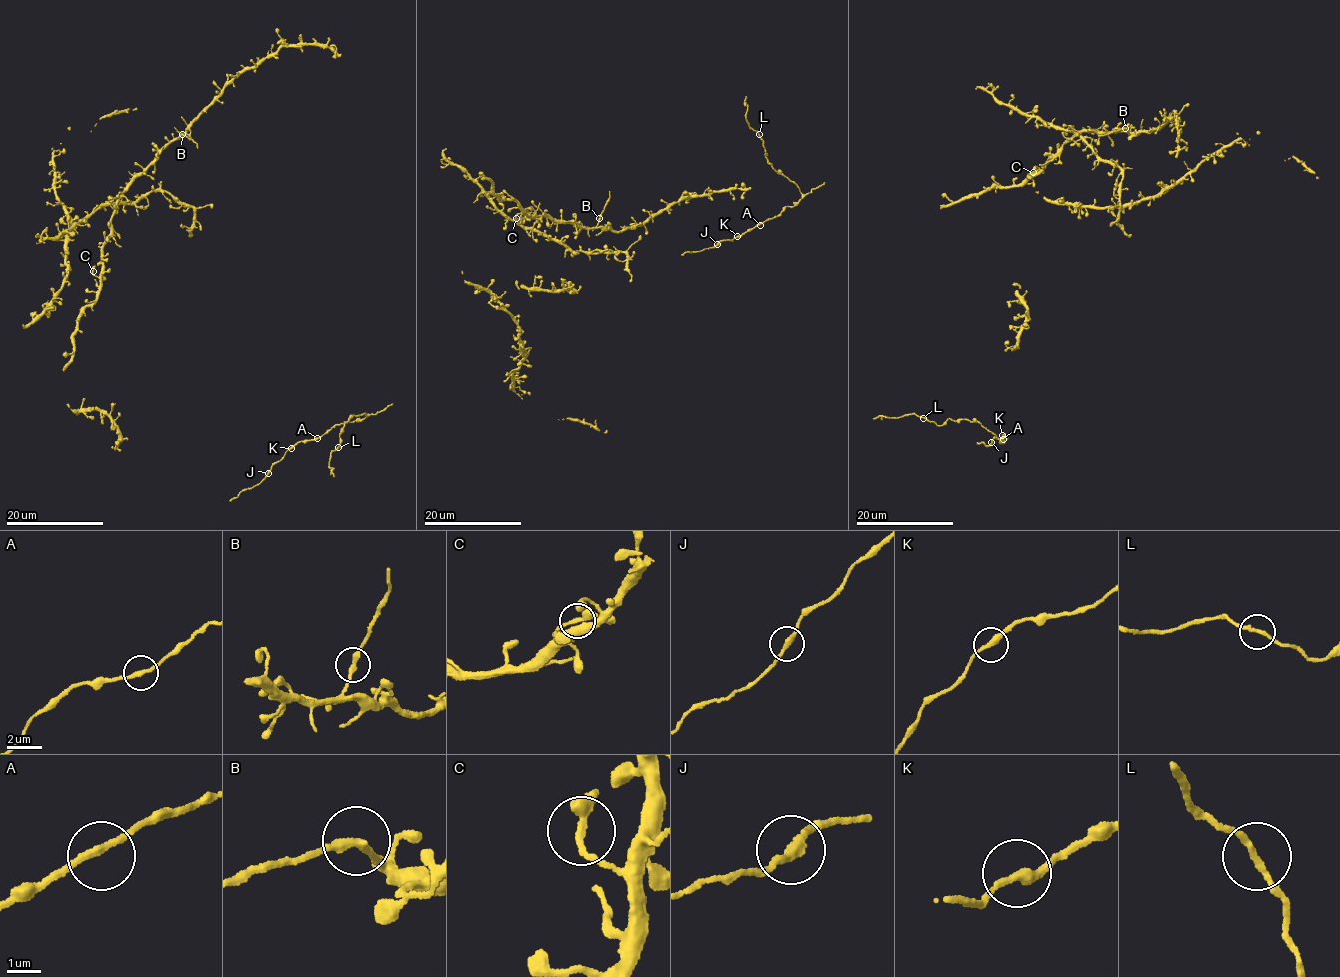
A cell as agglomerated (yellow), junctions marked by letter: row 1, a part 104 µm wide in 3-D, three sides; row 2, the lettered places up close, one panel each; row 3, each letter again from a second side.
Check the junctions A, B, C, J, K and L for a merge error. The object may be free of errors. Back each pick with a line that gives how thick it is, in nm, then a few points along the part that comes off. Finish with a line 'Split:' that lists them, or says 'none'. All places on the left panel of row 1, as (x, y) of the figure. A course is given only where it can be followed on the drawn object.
B: 240 nm thick; foreign part runs (182, 134), (197, 143), (197, 148)
Split: B

